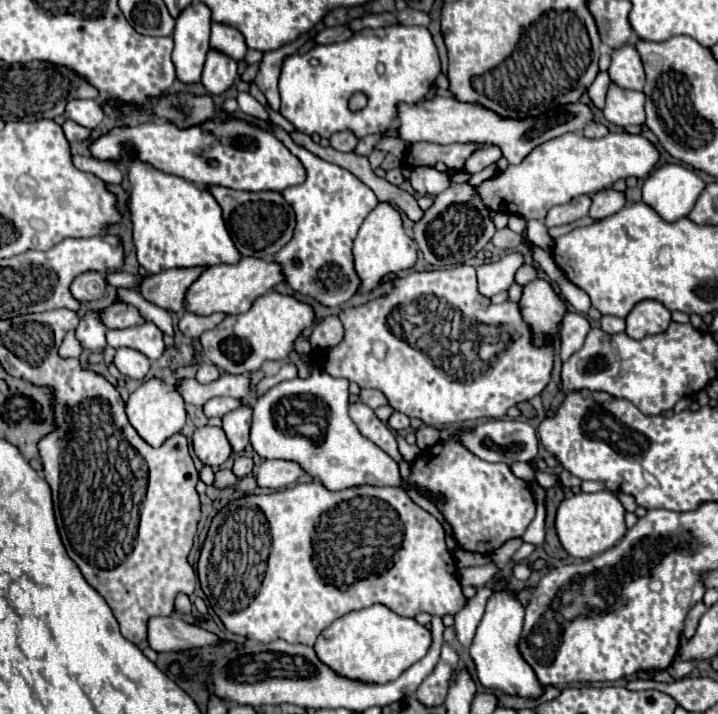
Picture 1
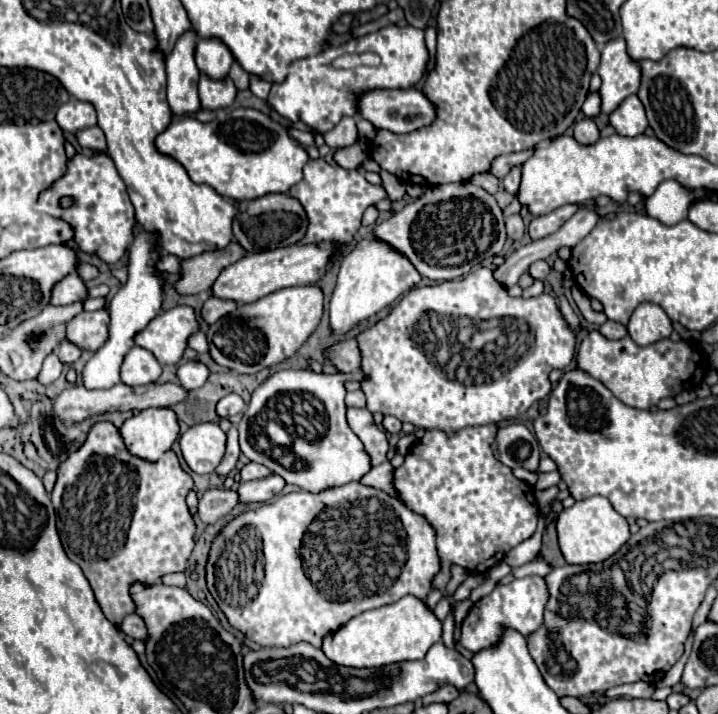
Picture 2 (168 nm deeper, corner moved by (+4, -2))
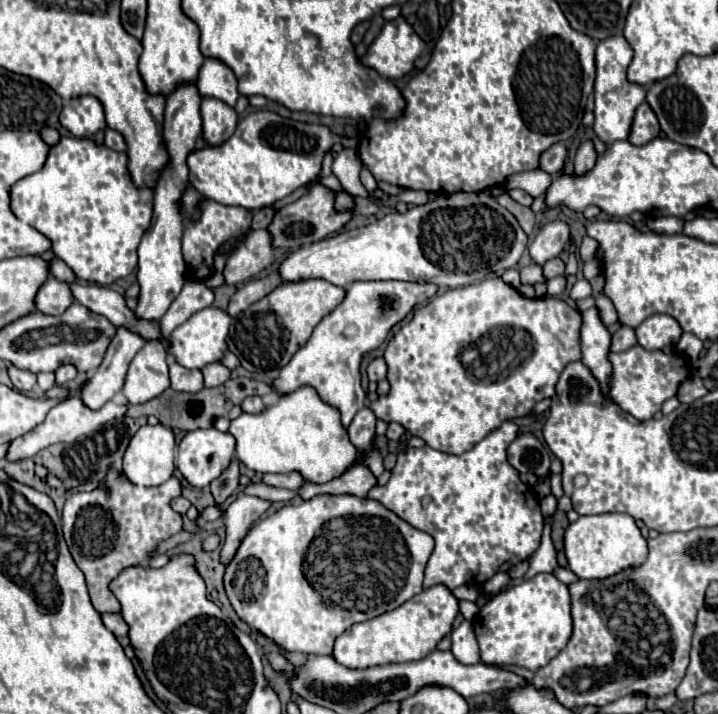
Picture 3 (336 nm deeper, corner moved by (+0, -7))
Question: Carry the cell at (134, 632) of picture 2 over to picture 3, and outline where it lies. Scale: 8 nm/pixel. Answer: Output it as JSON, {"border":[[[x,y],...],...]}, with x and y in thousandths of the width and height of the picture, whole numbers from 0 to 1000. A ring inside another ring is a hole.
{"border":[[[148,857],[148,860],[142,860],[142,871],[159,891],[178,891],[178,877],[167,860],[150,860]]]}

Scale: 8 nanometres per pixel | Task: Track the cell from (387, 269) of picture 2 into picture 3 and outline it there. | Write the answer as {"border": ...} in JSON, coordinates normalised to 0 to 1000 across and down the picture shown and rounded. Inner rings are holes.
{"border":[[[557,392],[487,398],[482,403],[479,423],[446,448],[432,476],[409,496],[409,501],[382,529],[379,543],[390,555],[409,549],[418,541],[440,543],[443,555],[474,577],[476,597],[485,599],[496,577],[507,571],[510,563],[510,549],[501,532],[504,501],[513,493],[529,487],[540,465],[554,451],[560,451],[579,426],[602,417],[607,409],[610,409],[607,398],[579,398],[579,395],[557,395]]]}

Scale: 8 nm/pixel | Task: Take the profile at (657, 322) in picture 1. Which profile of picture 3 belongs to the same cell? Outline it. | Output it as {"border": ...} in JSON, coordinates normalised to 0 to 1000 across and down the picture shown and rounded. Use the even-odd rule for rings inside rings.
{"border":[[[908,440],[886,459],[889,482],[900,490],[919,490],[933,482],[944,482],[950,459],[942,445],[930,440]]]}

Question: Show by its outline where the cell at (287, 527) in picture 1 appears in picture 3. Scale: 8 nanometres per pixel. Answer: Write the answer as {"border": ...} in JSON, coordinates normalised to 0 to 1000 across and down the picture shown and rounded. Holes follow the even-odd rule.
{"border":[[[448,692],[448,695],[437,695],[432,700],[423,700],[421,706],[401,706],[396,711],[390,711],[387,717],[382,717],[379,723],[368,725],[365,731],[354,734],[351,742],[345,745],[345,751],[340,754],[340,759],[334,762],[326,784],[315,796],[312,824],[315,824],[315,832],[320,838],[323,852],[334,863],[334,868],[340,868],[348,880],[357,880],[359,885],[365,885],[368,891],[382,896],[384,905],[390,905],[390,908],[396,908],[401,913],[462,916],[465,896],[482,880],[487,880],[496,871],[507,871],[507,868],[524,866],[524,863],[529,863],[529,860],[535,860],[540,854],[549,854],[549,852],[554,852],[557,846],[563,846],[565,840],[571,840],[577,832],[582,832],[588,826],[591,793],[593,793],[593,787],[596,787],[596,782],[602,776],[602,768],[604,768],[604,756],[602,756],[599,748],[574,739],[568,731],[554,725],[549,717],[538,714],[524,700],[499,697],[499,695],[460,695],[460,692]]]}

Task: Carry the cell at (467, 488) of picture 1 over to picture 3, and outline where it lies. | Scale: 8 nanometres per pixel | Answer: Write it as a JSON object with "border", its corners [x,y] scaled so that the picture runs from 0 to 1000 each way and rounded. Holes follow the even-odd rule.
{"border":[[[702,591],[696,599],[685,602],[674,616],[669,616],[657,630],[641,636],[641,639],[632,639],[632,636],[621,636],[621,633],[613,633],[613,630],[604,630],[599,625],[588,625],[588,627],[560,627],[554,633],[554,644],[552,644],[552,653],[546,655],[546,667],[540,672],[538,681],[521,681],[515,689],[513,689],[513,697],[529,703],[532,709],[538,709],[540,714],[546,714],[552,723],[557,723],[560,728],[565,728],[574,739],[579,742],[588,742],[588,745],[596,745],[604,756],[607,756],[607,765],[604,765],[604,773],[593,790],[593,807],[591,807],[591,824],[599,824],[599,821],[607,821],[607,818],[621,818],[627,826],[643,821],[643,818],[674,818],[677,812],[682,812],[688,804],[694,801],[708,801],[713,796],[713,790],[719,787],[727,787],[727,784],[735,784],[747,768],[752,765],[752,751],[755,751],[755,739],[758,739],[758,725],[755,725],[755,717],[752,717],[752,703],[749,703],[749,695],[741,683],[735,683],[724,667],[721,667],[721,658],[713,655],[708,650],[708,641],[705,641],[705,630],[708,625],[713,622],[713,616],[719,616],[721,611],[721,594],[716,591]]]}

